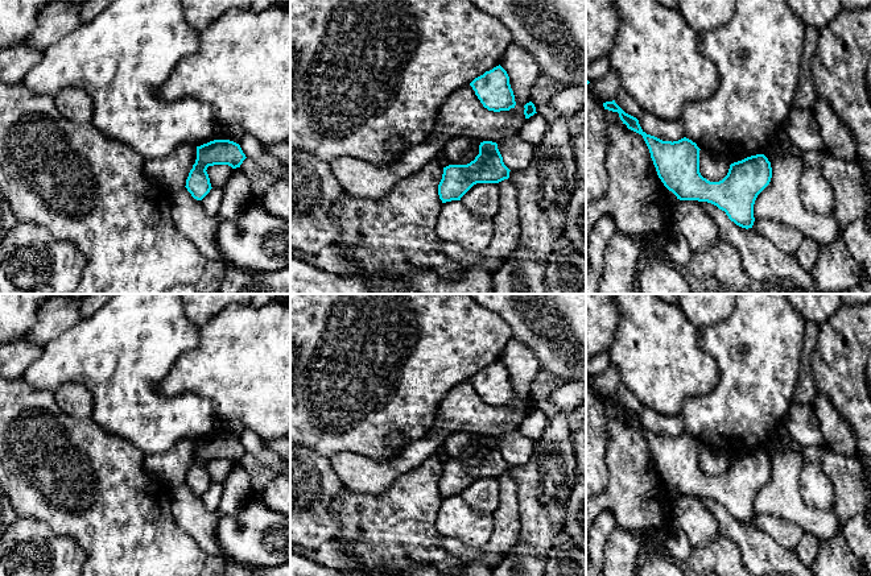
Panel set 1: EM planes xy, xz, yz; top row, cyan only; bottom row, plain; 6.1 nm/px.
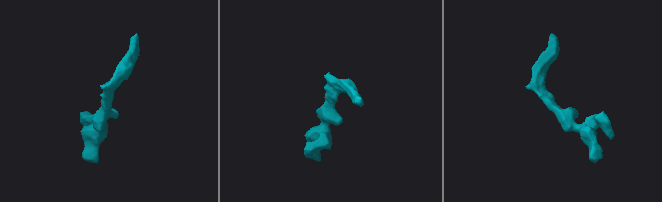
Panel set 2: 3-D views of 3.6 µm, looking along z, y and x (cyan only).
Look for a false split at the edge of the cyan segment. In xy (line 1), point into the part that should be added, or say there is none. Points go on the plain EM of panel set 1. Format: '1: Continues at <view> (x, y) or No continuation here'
1: No continuation here

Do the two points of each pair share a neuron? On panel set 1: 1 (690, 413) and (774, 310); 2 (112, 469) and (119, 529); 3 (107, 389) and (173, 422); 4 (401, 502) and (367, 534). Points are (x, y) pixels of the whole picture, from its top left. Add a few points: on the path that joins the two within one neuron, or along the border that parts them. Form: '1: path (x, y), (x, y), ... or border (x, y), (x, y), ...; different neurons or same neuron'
1: path (719, 397), (758, 359), (758, 347), (762, 339); same neuron
2: path (112, 484), (112, 508), (119, 514); same neuron
3: path (123, 396), (144, 415), (157, 421); same neuron
4: path (393, 510), (375, 529); same neuron

